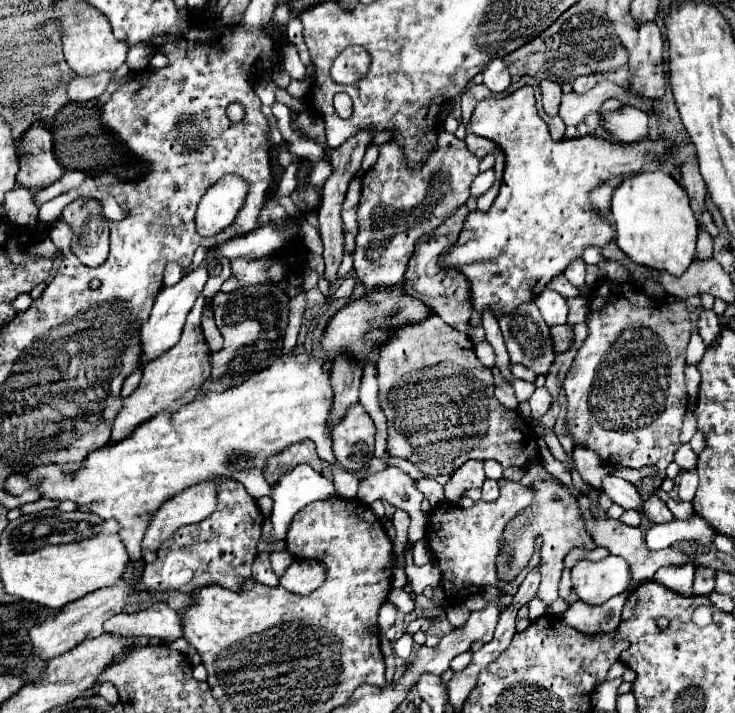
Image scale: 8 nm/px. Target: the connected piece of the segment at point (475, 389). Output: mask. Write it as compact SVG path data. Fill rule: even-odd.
M431 314L425 322L419 324L405 324L397 330L389 332L389 338L381 344L379 348L379 360L377 360L377 382L379 382L379 400L383 406L383 412L387 416L387 426L389 426L389 438L387 438L387 452L389 456L405 458L411 464L415 464L419 470L423 470L427 476L451 476L459 466L463 466L467 460L497 460L503 468L519 468L519 470L529 470L533 464L539 464L539 448L537 448L537 434L529 422L523 420L523 416L517 410L507 410L503 404L493 394L493 376L491 370L485 368L479 358L475 356L473 342L469 340L467 334L455 332L449 324L443 324L439 316Z

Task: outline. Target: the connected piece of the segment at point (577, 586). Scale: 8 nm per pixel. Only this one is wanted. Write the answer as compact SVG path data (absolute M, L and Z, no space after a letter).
M607 556L605 560L591 562L579 560L571 568L573 592L587 604L603 604L609 598L627 590L631 580L627 562L619 556Z

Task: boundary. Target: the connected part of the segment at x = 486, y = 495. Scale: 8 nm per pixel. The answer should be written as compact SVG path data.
M485 480L485 484L483 484L483 500L487 500L487 502L493 502L493 500L497 500L499 498L499 484L497 484L497 480Z

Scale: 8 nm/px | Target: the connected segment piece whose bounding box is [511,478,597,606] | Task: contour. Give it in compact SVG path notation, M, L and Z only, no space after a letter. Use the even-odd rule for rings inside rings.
M537 478L533 482L533 490L535 490L535 498L533 498L531 506L525 512L521 512L523 522L517 526L517 534L511 540L513 546L515 546L515 552L519 554L513 570L519 574L527 566L527 562L533 556L535 536L541 536L543 538L543 548L541 548L541 574L543 574L543 580L539 585L537 597L545 602L545 606L551 606L559 598L557 586L559 586L559 580L561 580L565 554L571 548L593 550L597 546L595 546L591 534L585 528L585 520L583 520L583 516L579 512L577 498L569 490L565 490L561 484L555 484L555 482L545 480L545 478Z

